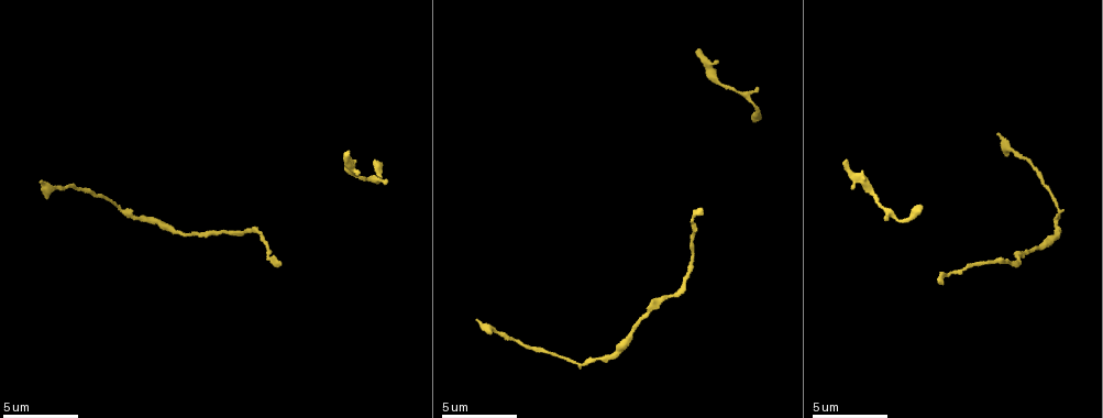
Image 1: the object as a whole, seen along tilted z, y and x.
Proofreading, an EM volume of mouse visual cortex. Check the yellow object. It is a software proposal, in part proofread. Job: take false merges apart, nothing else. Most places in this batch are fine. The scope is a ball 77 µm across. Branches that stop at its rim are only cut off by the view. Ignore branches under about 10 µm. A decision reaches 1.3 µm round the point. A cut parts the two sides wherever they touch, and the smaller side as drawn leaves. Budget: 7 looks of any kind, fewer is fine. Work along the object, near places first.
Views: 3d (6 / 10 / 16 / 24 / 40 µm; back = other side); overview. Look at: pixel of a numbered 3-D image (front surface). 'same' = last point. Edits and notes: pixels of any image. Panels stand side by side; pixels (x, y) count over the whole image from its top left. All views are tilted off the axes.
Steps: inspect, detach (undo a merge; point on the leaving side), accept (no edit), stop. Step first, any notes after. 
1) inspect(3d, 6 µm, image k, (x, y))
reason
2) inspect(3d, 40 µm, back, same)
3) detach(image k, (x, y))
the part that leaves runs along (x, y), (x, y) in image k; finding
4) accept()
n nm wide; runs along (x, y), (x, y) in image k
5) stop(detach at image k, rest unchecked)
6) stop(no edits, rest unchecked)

inspect(3d, 10 µm, image 1, (909, 220))
narrows sharply

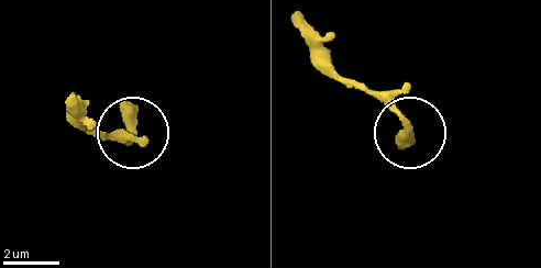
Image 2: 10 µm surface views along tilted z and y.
accept()
all the same neuron

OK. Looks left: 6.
inspect(3d, 10 µm, image 1, (989, 262))

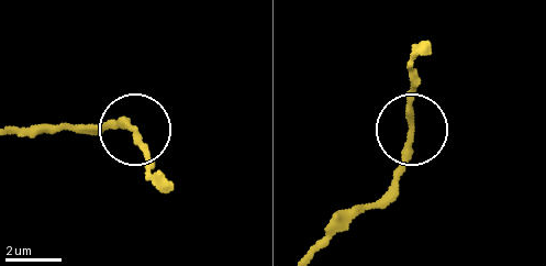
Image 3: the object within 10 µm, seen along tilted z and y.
accept()
runs along (411, 133), (409, 158), (389, 189) in image 3; one neuron here

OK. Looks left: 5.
inspect(3d, 10 µm, image 1, (171, 231))
calibre changes

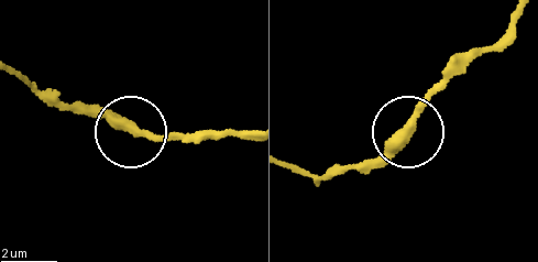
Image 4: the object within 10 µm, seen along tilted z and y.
inspect(3d, 6 µm, image 4, (411, 125))

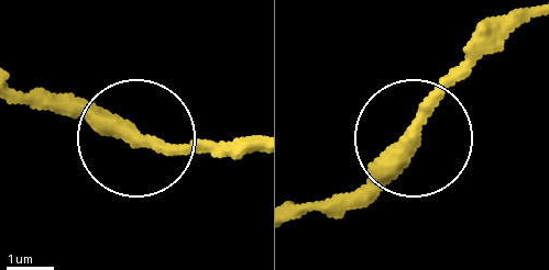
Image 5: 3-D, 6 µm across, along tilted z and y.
accept()
runs along (245, 141), (162, 145), (43, 107) in image 5; all the same neuron

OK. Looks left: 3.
stop(no edits, rest unchecked)

